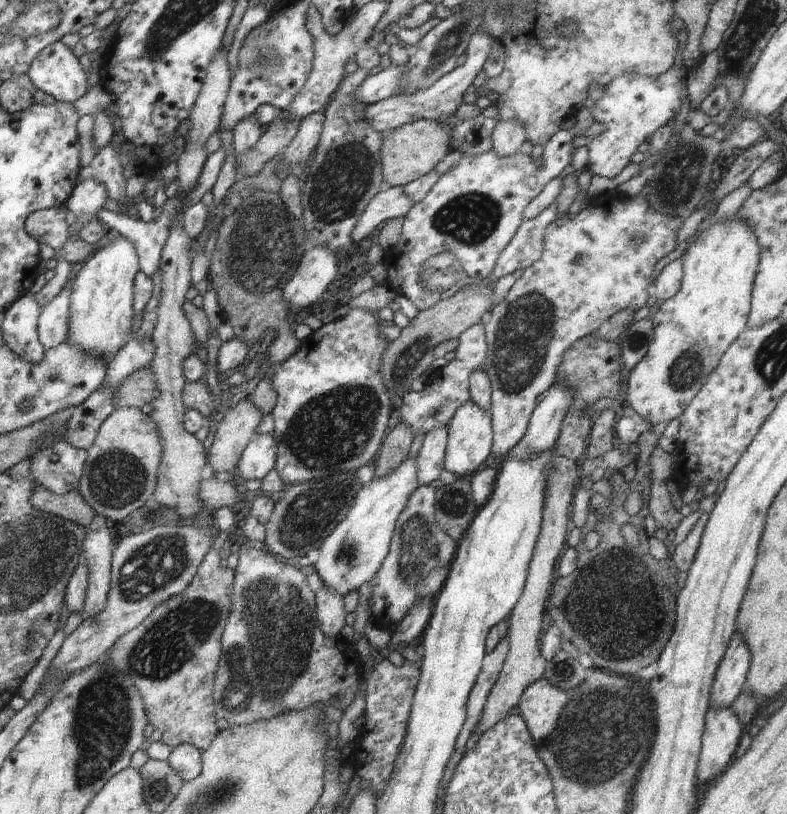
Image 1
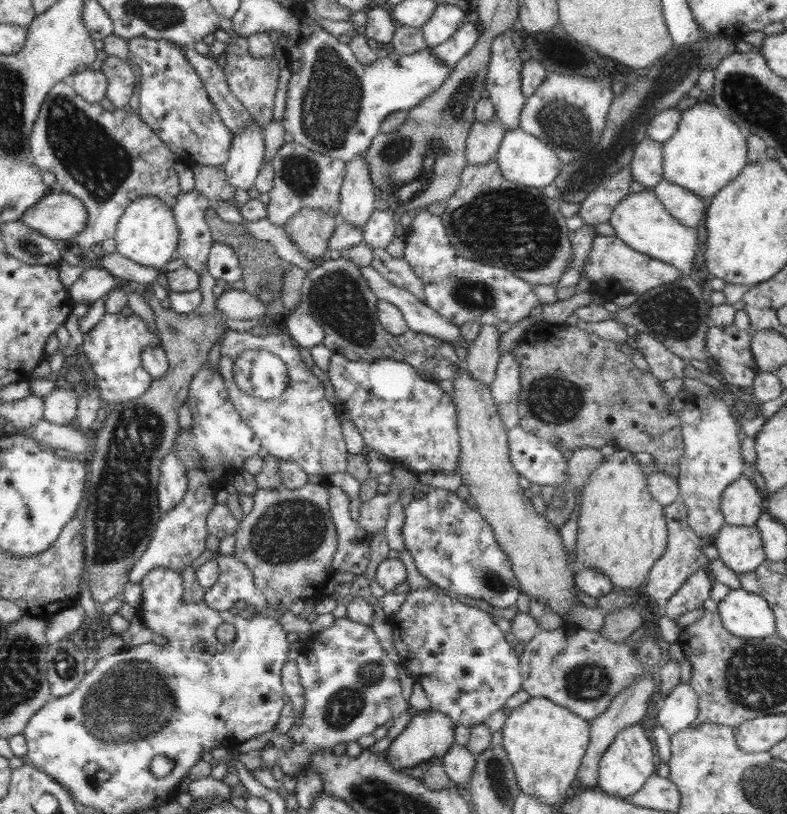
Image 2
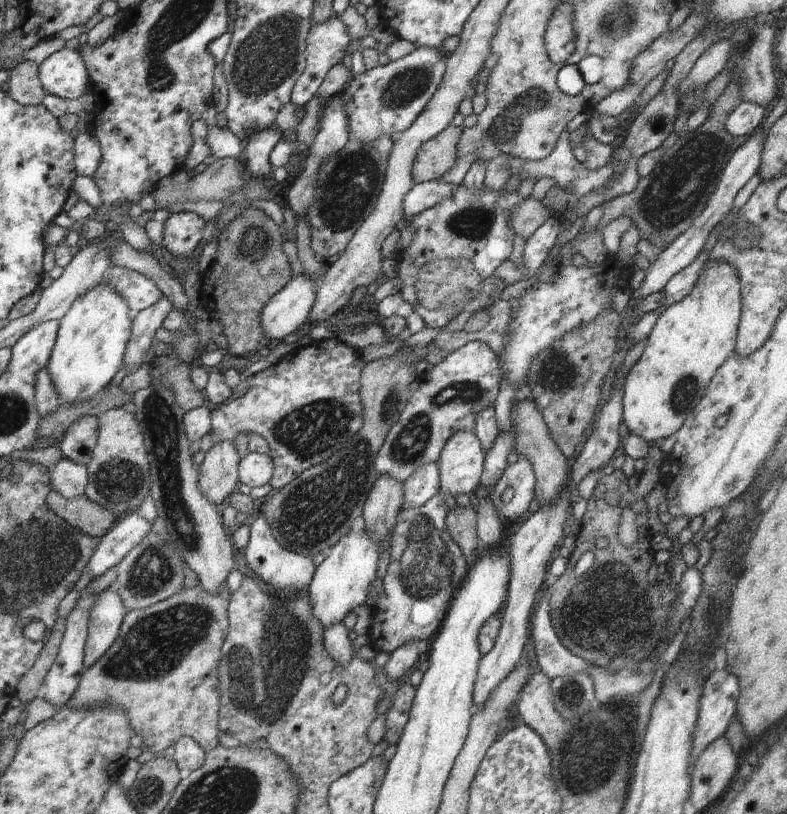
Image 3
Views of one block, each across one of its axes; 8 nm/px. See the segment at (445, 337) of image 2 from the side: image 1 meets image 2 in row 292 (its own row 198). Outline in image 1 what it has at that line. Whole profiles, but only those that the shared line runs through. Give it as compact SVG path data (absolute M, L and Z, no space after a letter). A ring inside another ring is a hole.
M403 186L381 190L370 204L352 231L353 242L372 239L380 226L387 221L405 216L413 209L415 202L406 194Z

